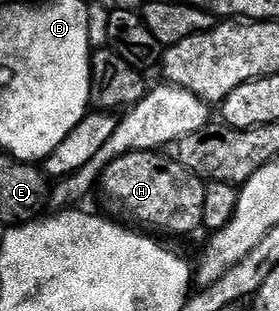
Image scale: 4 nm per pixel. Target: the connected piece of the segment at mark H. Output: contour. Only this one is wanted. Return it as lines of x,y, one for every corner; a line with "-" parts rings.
163,151
127,152
122,158
115,160
104,171
102,192
112,199
112,204
124,216
145,224
148,228
157,228
160,232
192,232
204,223
204,207
206,206
207,187
205,181
195,176
186,166
182,166
171,155

